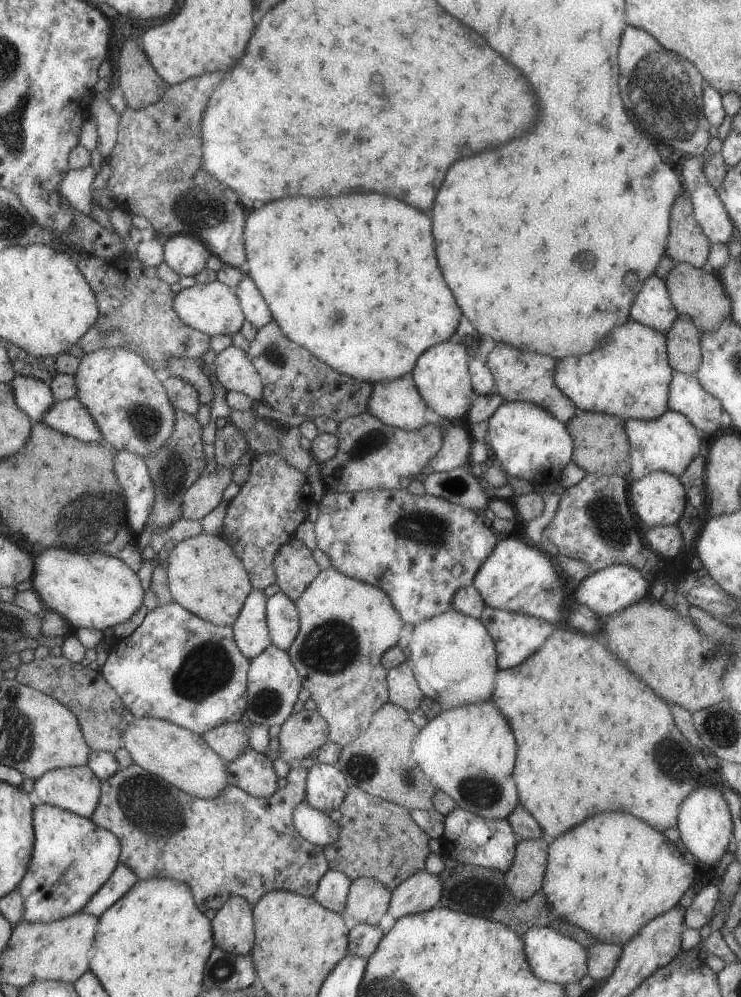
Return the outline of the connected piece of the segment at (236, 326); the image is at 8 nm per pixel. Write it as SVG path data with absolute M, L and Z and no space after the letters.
M219 281L210 282L210 284L197 283L192 288L182 289L175 294L173 304L174 311L184 324L210 337L234 336L236 332L240 332L245 322L245 315L235 290Z

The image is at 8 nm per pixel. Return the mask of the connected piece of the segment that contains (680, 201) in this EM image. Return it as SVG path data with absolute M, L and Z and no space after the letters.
M685 194L678 196L670 214L666 255L675 263L687 263L700 269L708 267L711 243L698 225L691 199Z

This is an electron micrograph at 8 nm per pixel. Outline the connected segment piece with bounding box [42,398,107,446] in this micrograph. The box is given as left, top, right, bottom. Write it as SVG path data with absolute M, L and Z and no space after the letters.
M78 398L56 401L54 408L50 408L46 416L42 416L42 422L80 441L96 442L107 446L101 428L98 428L98 424L92 420L90 412Z

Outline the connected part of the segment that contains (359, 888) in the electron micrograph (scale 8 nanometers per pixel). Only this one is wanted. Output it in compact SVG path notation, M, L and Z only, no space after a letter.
M369 877L354 880L344 912L356 923L364 922L376 926L389 912L392 893L380 880Z

